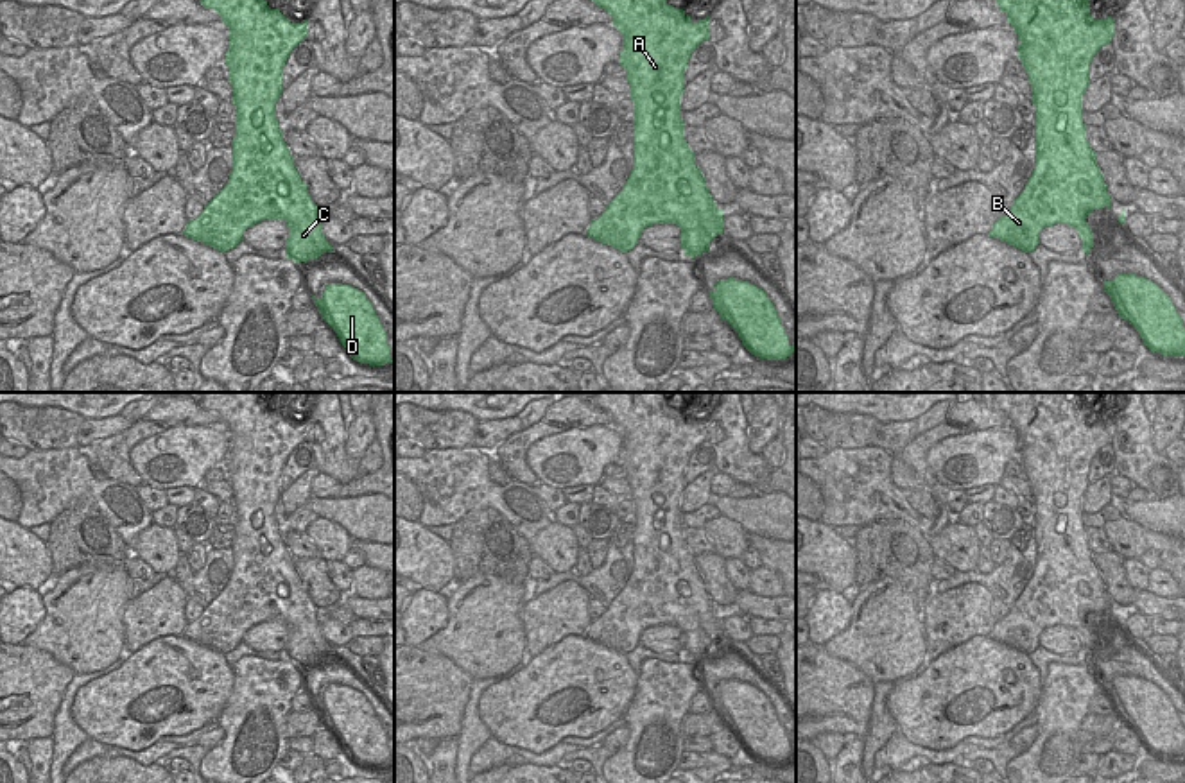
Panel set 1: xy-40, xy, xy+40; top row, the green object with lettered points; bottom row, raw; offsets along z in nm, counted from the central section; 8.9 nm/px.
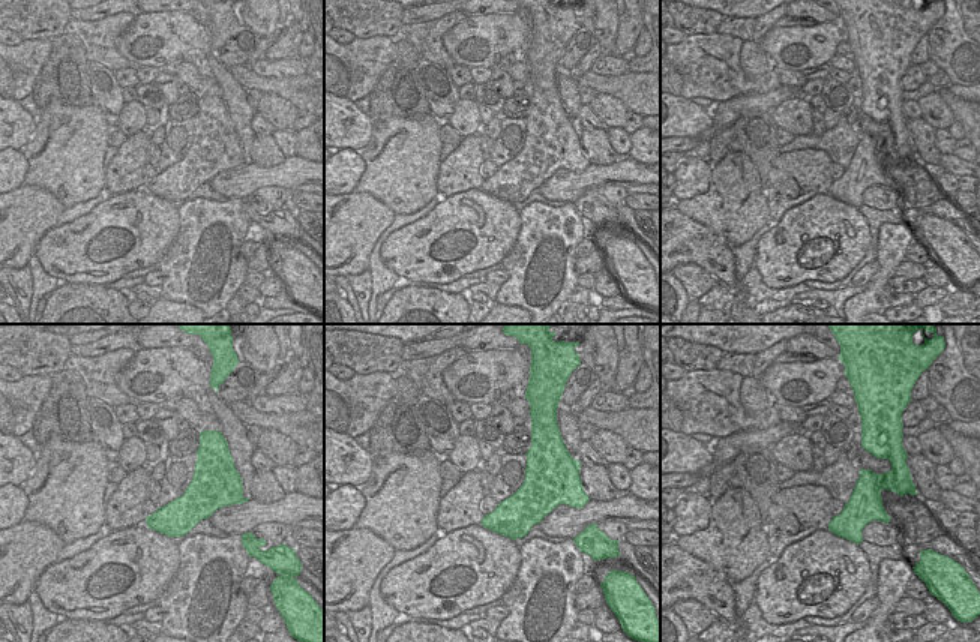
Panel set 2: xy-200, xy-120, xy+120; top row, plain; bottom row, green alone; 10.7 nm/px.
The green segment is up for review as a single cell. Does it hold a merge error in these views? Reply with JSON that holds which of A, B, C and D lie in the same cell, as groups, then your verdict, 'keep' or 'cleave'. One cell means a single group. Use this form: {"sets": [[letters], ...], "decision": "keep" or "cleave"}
{"sets": [["A", "B", "C", "D"]], "decision": "keep"}

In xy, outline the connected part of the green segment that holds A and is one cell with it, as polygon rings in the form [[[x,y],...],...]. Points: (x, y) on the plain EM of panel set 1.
[[[595,392],[592,401],[611,416],[613,428],[622,434],[620,468],[631,487],[635,532],[633,572],[584,636],[627,654],[640,643],[644,629],[676,625],[681,629],[683,658],[694,659],[708,652],[712,640],[722,636],[724,613],[714,604],[696,566],[679,509],[688,459],[701,443],[710,441],[710,419],[692,423],[683,410],[667,403],[663,392]]]

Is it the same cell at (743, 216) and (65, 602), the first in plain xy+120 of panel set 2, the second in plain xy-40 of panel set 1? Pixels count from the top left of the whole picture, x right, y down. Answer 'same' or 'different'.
same

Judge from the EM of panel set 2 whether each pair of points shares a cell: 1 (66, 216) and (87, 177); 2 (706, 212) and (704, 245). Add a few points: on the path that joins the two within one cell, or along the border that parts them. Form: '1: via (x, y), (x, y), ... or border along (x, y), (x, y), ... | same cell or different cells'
1: border along (104, 192), (65, 209) | different cells
2: border along (676, 207), (721, 236), (731, 249) | different cells

